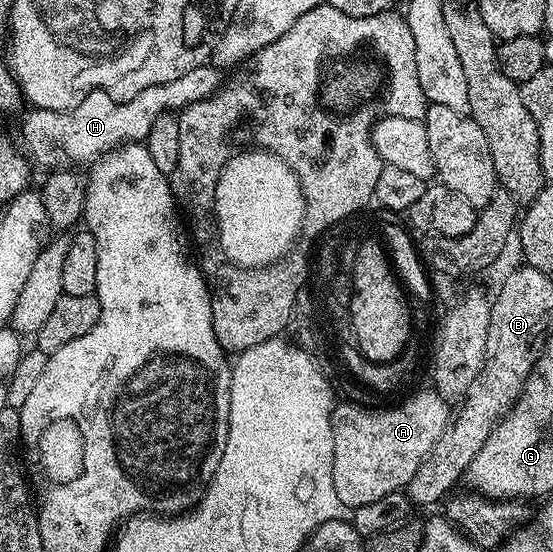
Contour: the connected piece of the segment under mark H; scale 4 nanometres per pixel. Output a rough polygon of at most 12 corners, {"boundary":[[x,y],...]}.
{"boundary":[[189,70],[117,101],[93,90],[67,112],[31,108],[22,151],[43,170],[87,166],[146,141],[162,112],[219,91]]}

